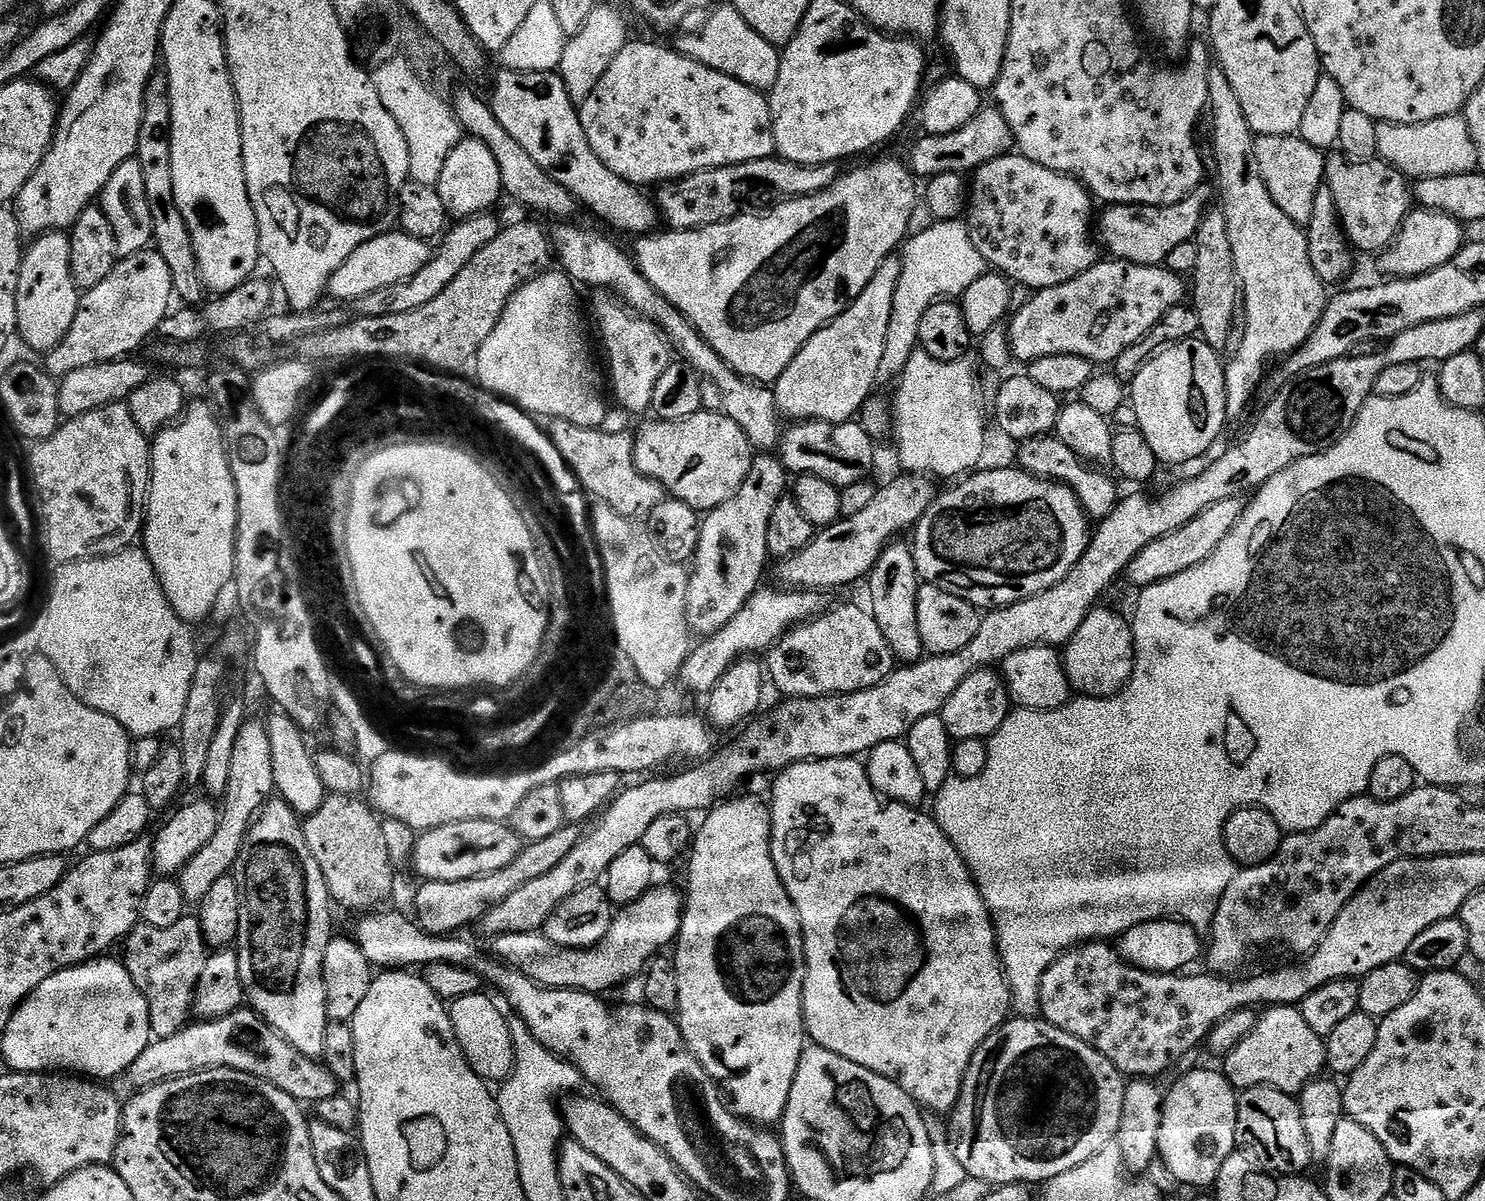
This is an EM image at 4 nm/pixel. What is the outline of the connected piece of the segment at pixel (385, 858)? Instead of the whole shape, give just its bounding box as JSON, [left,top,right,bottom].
[303,795,396,914]

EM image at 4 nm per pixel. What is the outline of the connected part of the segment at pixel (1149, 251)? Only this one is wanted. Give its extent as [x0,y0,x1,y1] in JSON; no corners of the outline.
[1098,186,1209,265]

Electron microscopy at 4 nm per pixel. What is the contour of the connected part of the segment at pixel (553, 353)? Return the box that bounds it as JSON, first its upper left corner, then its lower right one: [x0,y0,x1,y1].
[474,270,609,428]

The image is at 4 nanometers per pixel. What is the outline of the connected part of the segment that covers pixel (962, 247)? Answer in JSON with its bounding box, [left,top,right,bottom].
[876,219,989,386]

